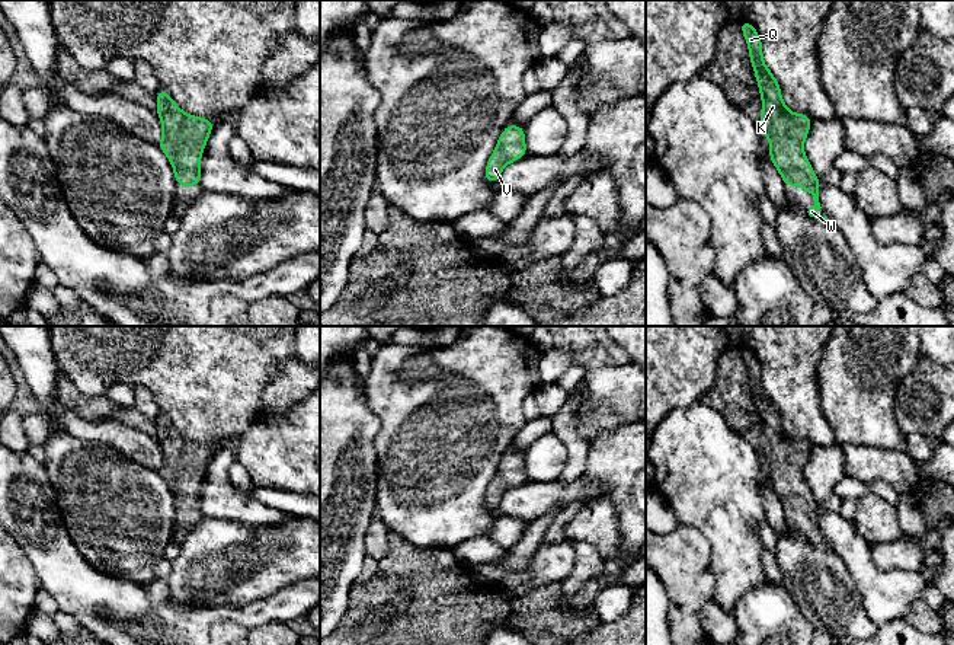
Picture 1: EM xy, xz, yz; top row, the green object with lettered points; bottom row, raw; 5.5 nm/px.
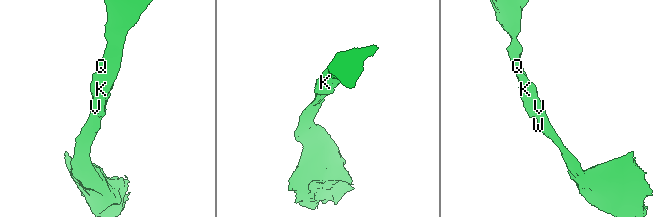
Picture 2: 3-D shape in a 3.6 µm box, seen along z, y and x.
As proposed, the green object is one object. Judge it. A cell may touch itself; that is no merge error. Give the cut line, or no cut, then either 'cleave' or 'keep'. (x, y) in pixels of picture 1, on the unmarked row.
cut none; keep

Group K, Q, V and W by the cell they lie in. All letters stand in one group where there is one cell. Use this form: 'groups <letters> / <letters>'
groups K Q V W

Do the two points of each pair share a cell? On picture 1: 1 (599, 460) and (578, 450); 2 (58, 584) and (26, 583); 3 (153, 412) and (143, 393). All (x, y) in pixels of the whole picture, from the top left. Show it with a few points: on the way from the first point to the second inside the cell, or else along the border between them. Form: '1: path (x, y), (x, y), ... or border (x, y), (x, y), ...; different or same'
1: border (589, 444), (586, 466), (579, 476); different
2: border (23, 552), (39, 587); different
3: path (149, 408), (143, 398); same

